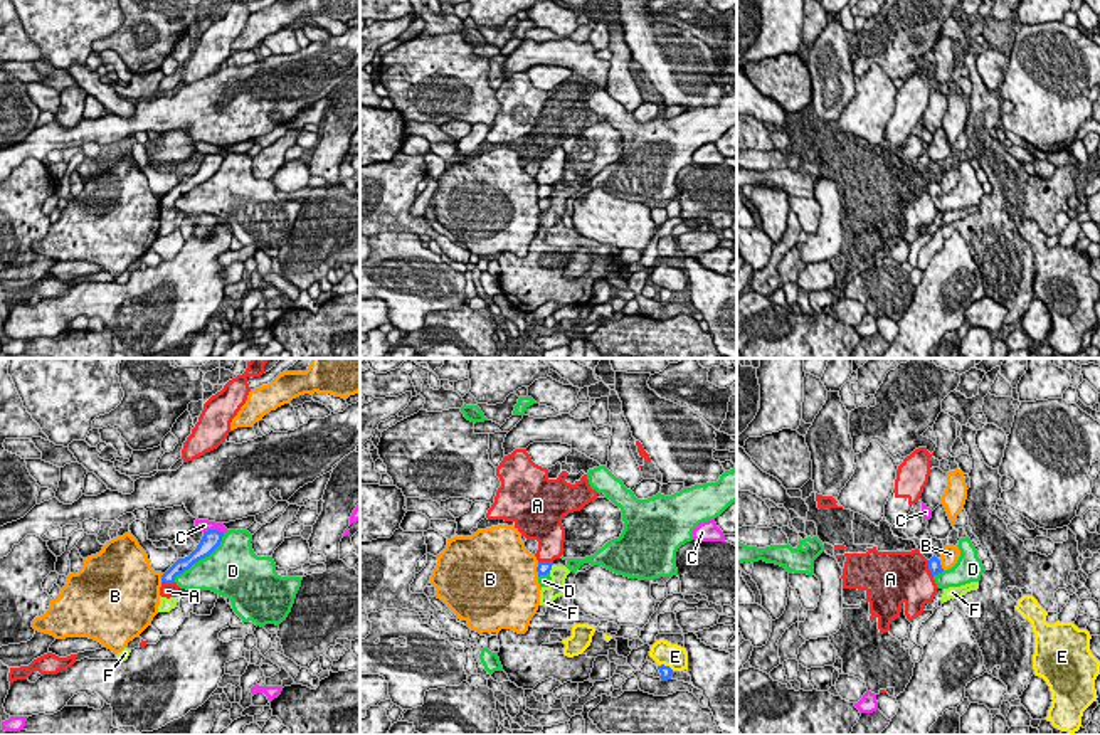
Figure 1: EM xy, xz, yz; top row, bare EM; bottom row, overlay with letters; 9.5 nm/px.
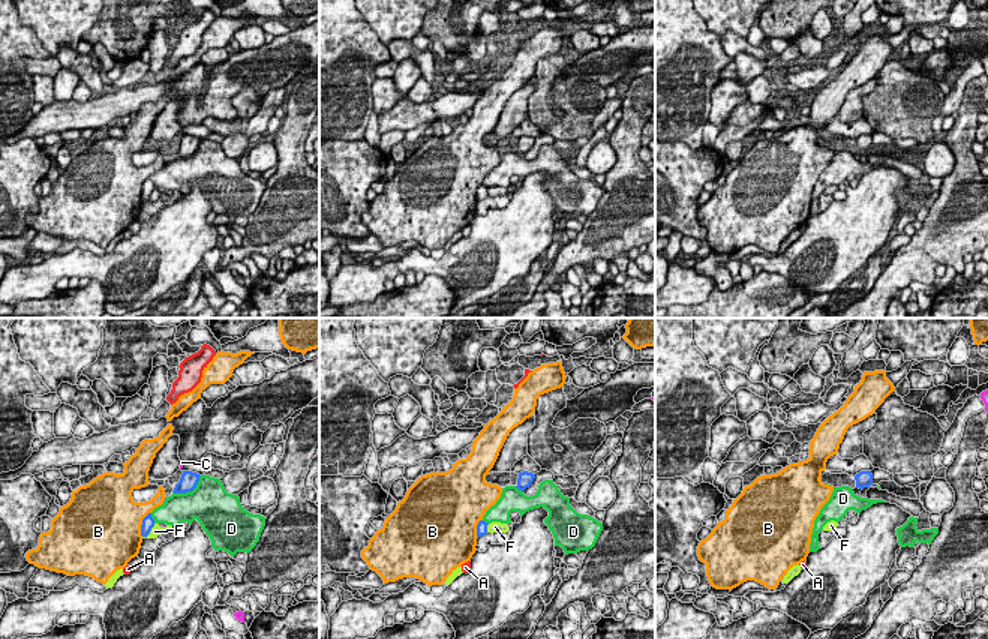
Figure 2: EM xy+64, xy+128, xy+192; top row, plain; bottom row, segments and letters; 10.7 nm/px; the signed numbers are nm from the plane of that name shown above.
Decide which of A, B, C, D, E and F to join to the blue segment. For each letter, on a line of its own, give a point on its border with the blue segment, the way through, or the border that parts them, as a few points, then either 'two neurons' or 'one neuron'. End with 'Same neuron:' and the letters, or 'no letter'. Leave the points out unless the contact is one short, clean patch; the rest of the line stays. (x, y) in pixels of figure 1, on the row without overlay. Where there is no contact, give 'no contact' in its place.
A: contact yz (929, 192); two neurons
B: contact xz (537, 192); two neurons
C: contact xy (214, 153); border xy (204, 153), (219, 153), (222, 157); two neurons
D: contact xy (200, 182); two neurons
E: contact xz (666, 290); border xz (660, 288), (668, 288), (673, 293); two neurons
F: contact xz (550, 192); border xz (552, 187), (549, 195); two neurons
Same neuron: no letter

